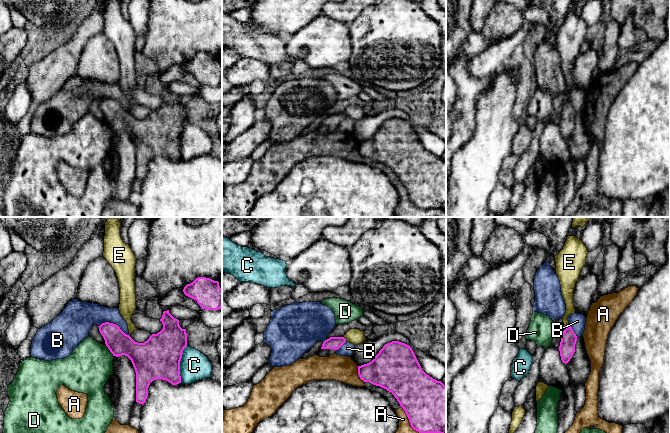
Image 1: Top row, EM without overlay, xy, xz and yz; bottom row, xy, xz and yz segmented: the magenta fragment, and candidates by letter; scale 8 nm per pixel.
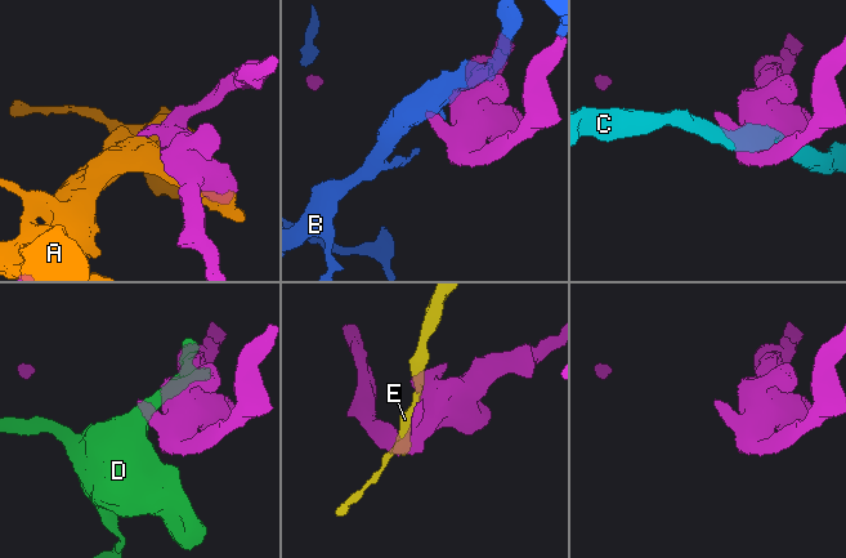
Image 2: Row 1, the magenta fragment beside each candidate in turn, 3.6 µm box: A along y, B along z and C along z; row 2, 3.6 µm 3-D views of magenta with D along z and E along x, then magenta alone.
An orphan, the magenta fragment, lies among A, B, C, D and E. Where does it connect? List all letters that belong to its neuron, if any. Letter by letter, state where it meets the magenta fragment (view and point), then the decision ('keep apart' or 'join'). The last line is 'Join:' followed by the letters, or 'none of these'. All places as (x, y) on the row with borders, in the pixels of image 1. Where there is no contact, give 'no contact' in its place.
A: meets magenta in xz at (409, 420); keep apart
B: meets magenta in xy at (112, 323); keep apart
C: meets magenta in xy at (179, 364); keep apart
D: meets magenta in xy at (110, 351); keep apart
E: meets magenta in yz at (567, 327); keep apart
Join: none of these

